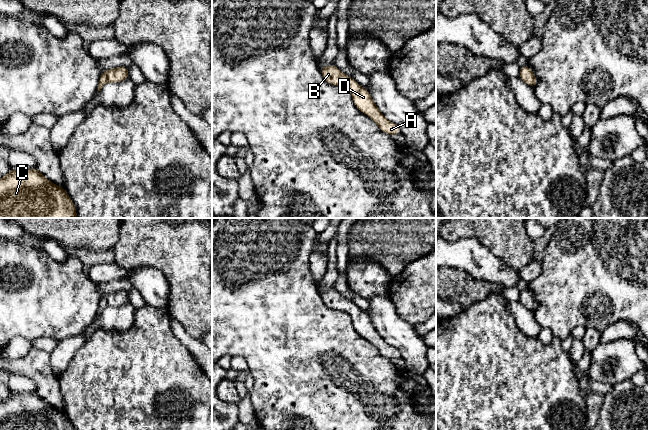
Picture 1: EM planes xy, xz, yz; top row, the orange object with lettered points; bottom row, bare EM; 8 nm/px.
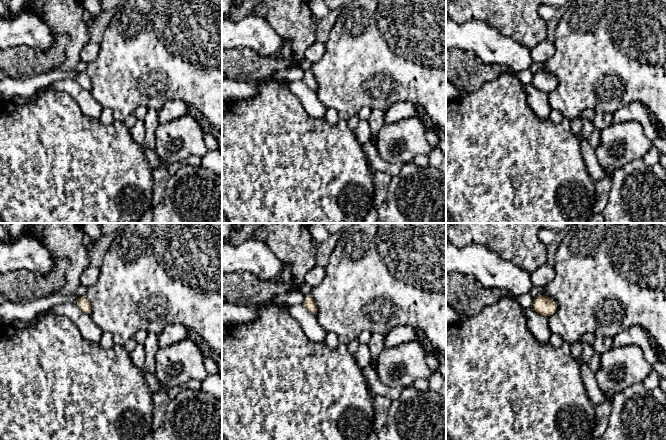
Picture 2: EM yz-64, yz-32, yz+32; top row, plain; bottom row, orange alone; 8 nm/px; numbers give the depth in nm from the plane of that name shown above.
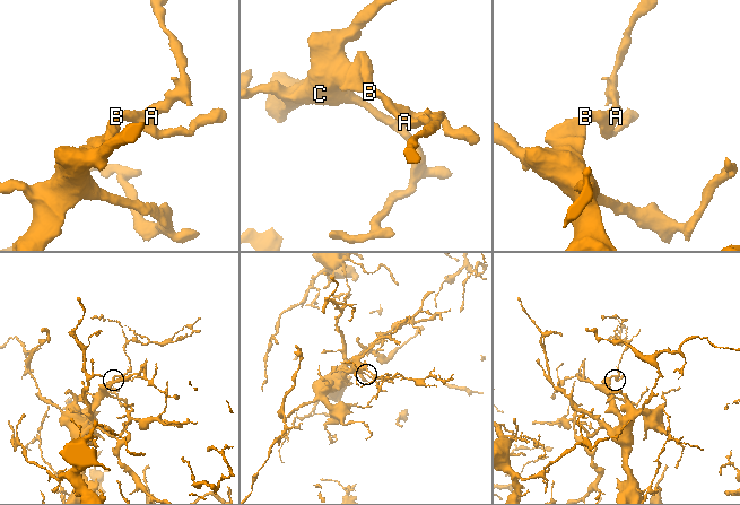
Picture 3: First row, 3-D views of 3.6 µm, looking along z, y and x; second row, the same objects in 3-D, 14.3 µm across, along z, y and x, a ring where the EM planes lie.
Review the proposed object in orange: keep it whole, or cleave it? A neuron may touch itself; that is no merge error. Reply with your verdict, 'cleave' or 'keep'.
keep

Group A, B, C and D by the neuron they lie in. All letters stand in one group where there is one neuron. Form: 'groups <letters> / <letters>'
groups A B C D

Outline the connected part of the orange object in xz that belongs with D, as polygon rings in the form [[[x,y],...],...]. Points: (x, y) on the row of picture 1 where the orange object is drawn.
[[[328,65],[320,69],[324,80],[334,86],[347,88],[353,97],[354,105],[365,115],[369,116],[388,135],[401,133],[400,127],[389,121],[378,109],[369,91],[359,85],[353,78],[345,75],[335,65]]]

